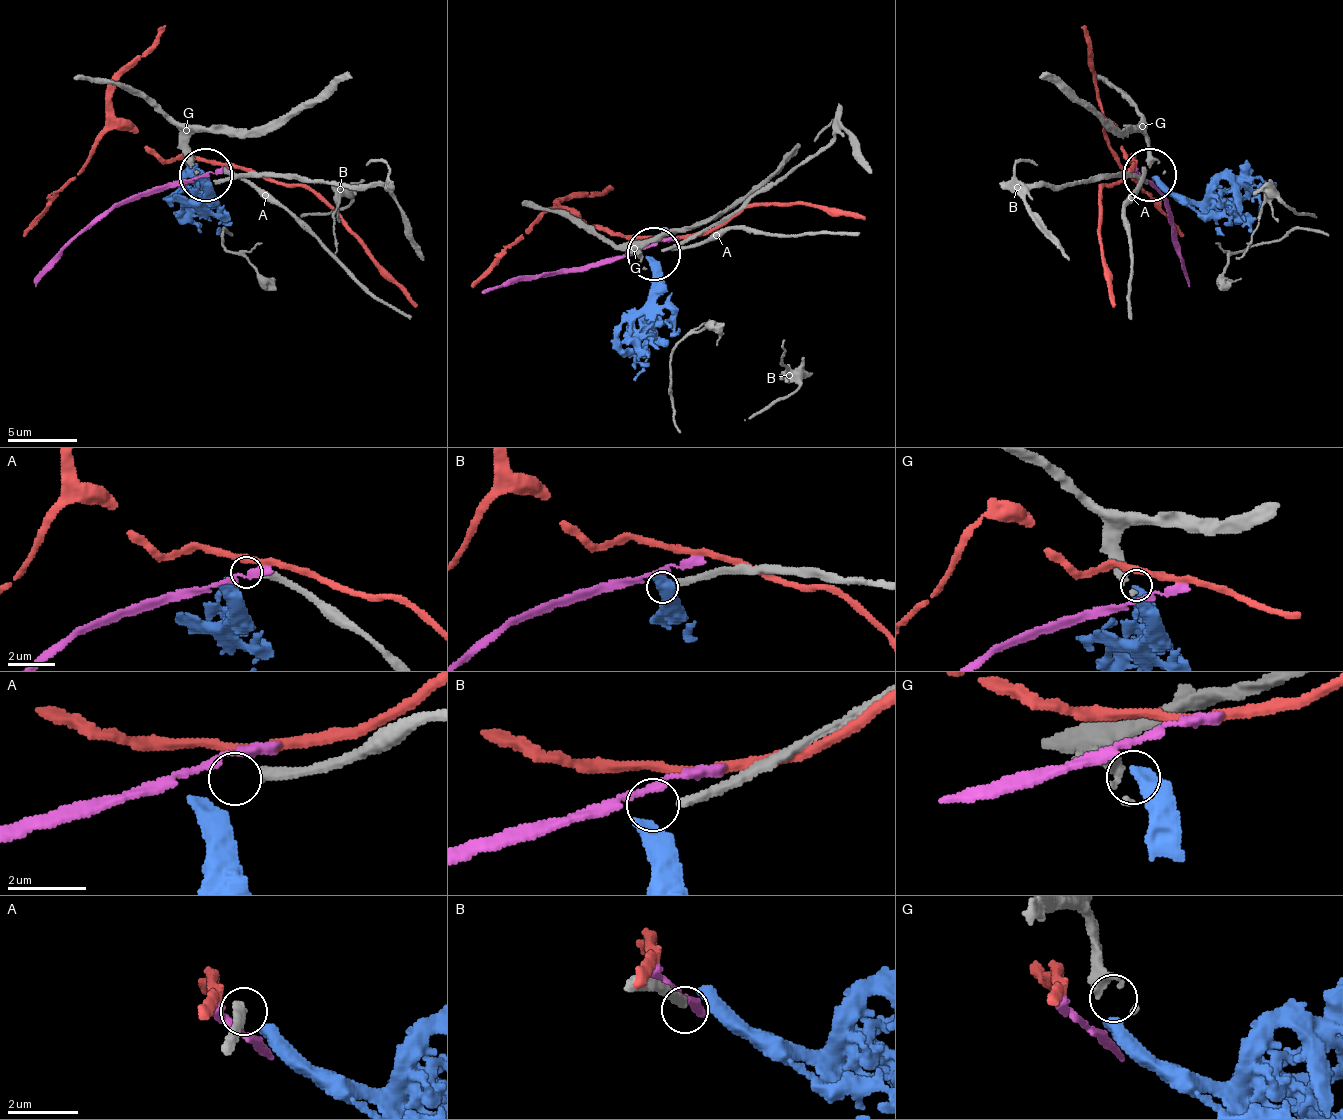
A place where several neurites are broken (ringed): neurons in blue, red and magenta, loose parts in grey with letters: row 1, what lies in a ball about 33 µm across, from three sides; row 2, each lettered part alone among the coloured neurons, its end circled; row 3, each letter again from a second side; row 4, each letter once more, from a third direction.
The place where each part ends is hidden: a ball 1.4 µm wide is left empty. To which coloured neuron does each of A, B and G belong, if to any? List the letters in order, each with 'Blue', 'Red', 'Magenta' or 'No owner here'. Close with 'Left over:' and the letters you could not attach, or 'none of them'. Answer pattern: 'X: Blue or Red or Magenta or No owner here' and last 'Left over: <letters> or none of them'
A: No owner here
B: No owner here
G: Blue
Left over: A, B

